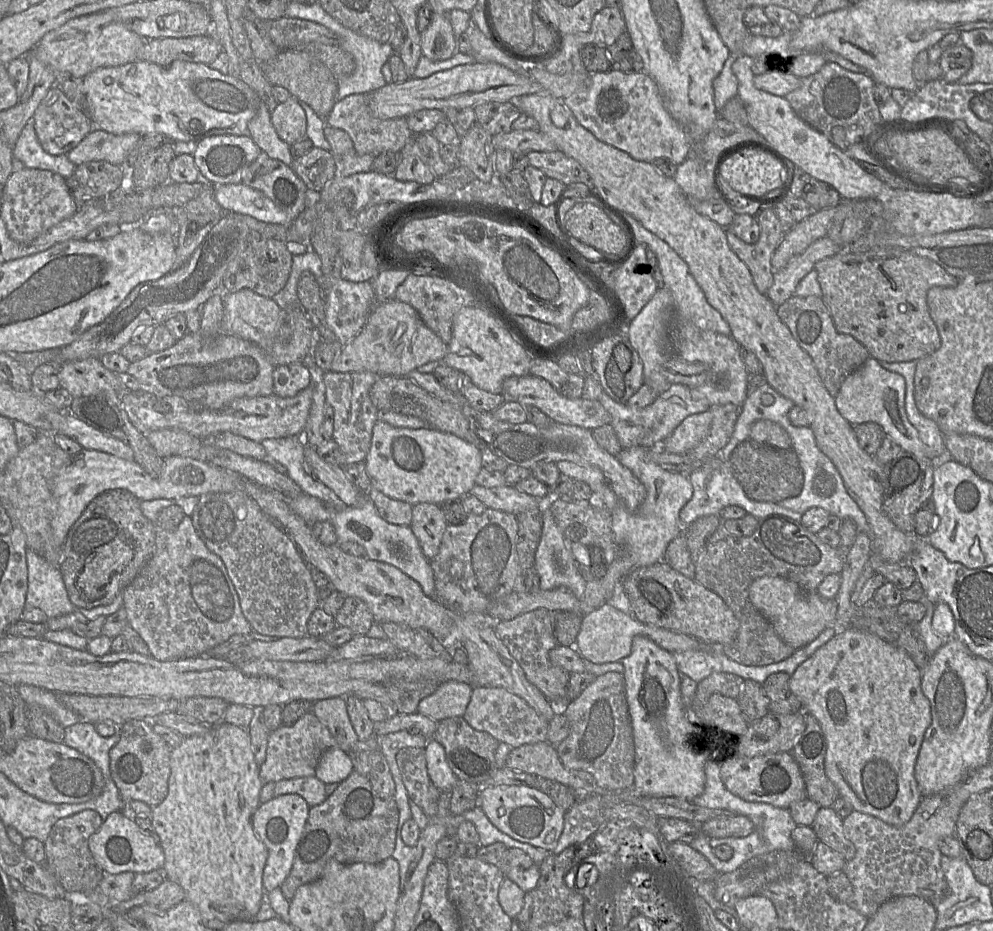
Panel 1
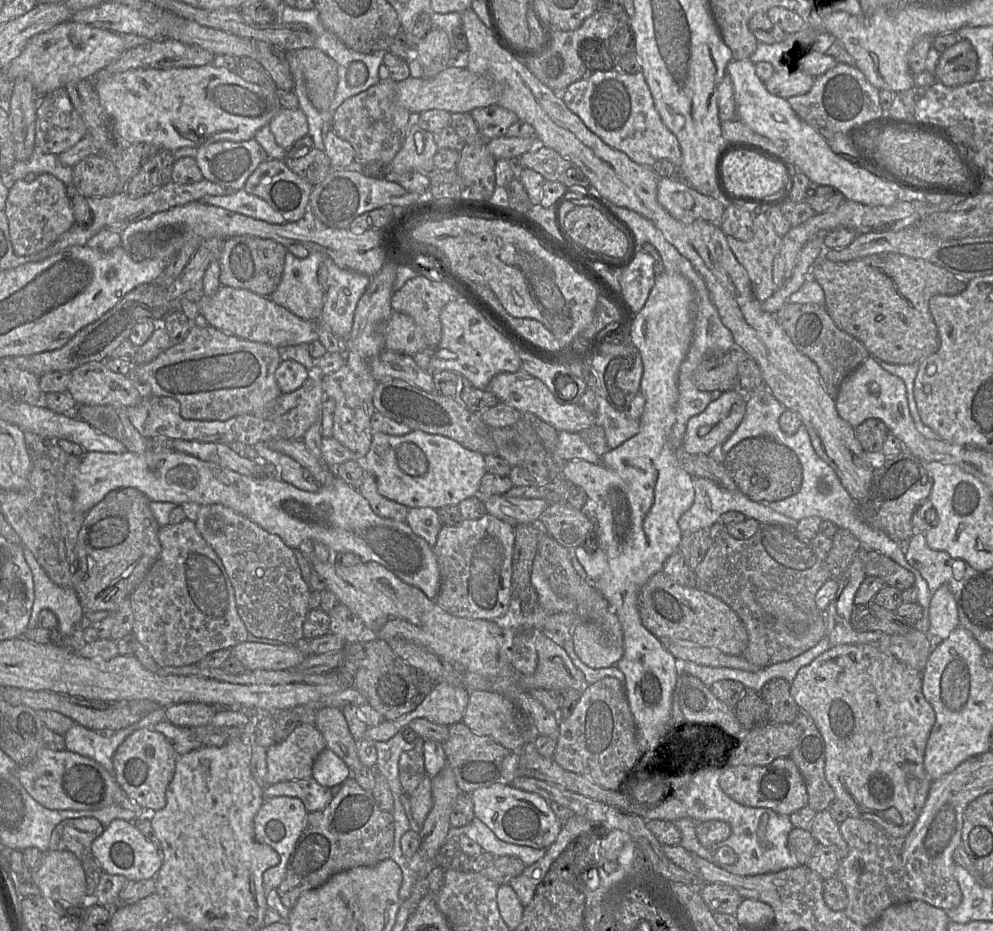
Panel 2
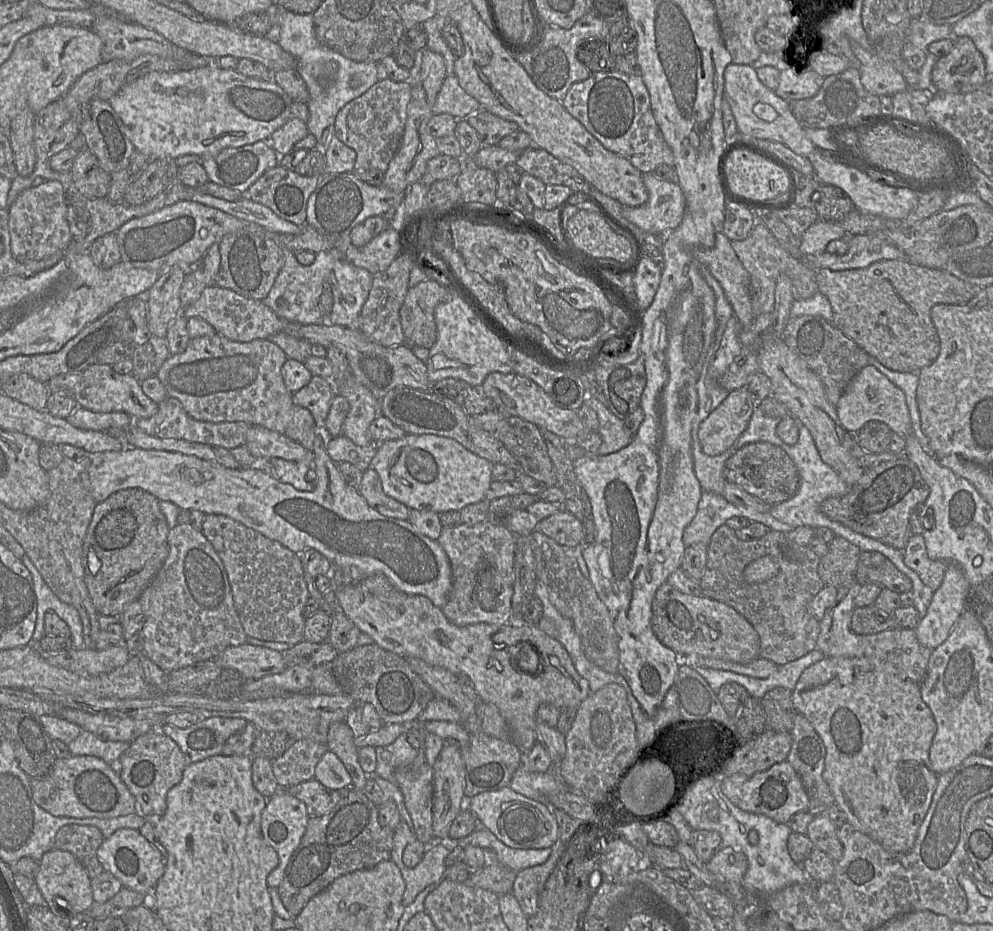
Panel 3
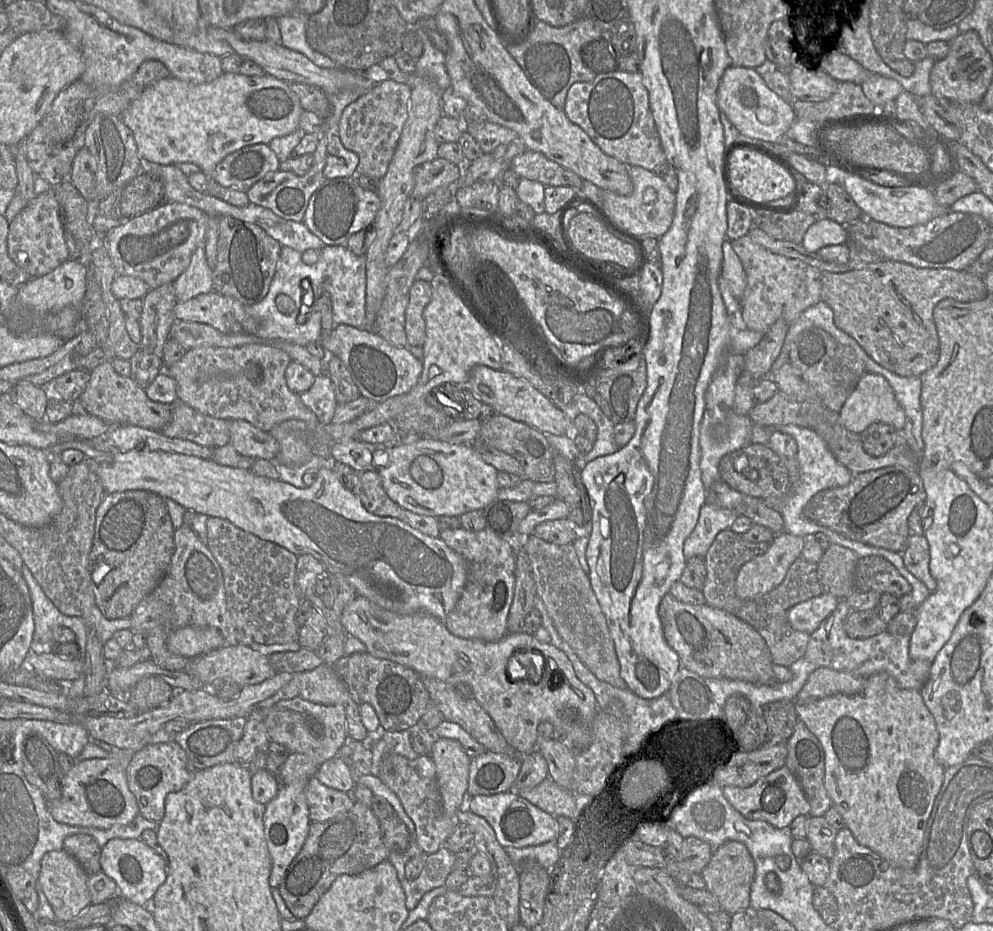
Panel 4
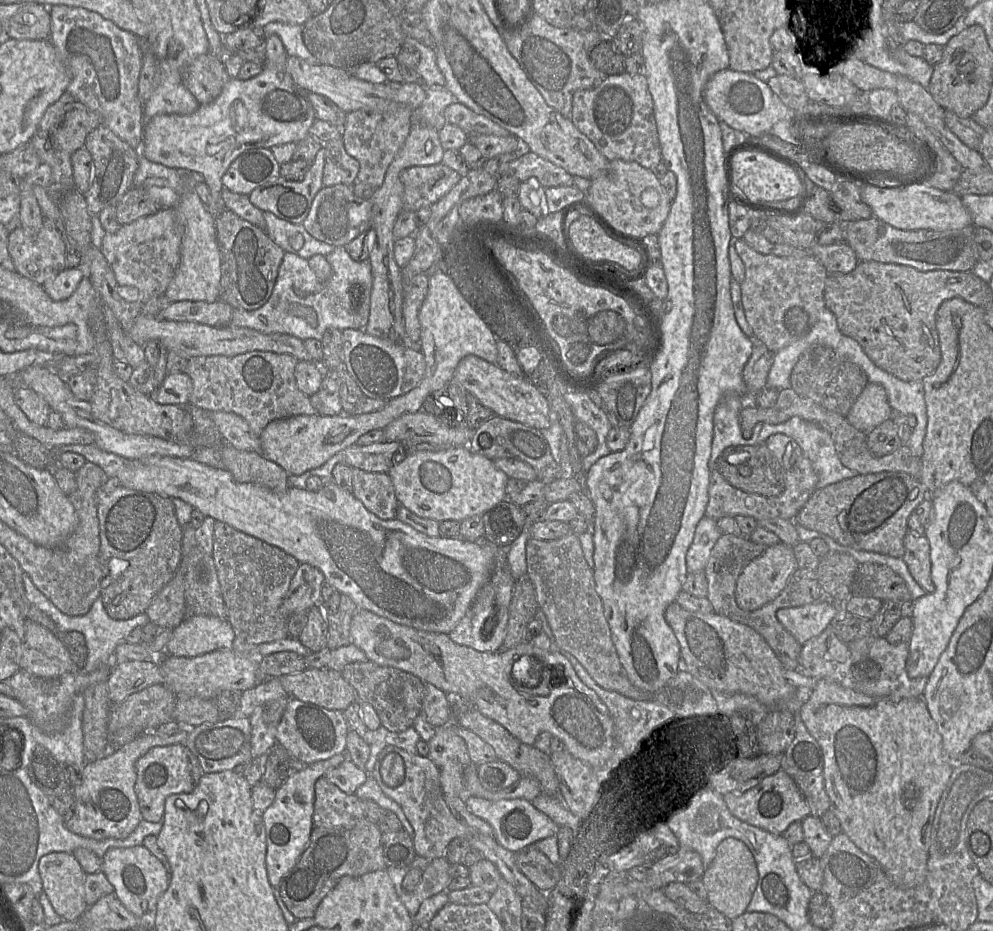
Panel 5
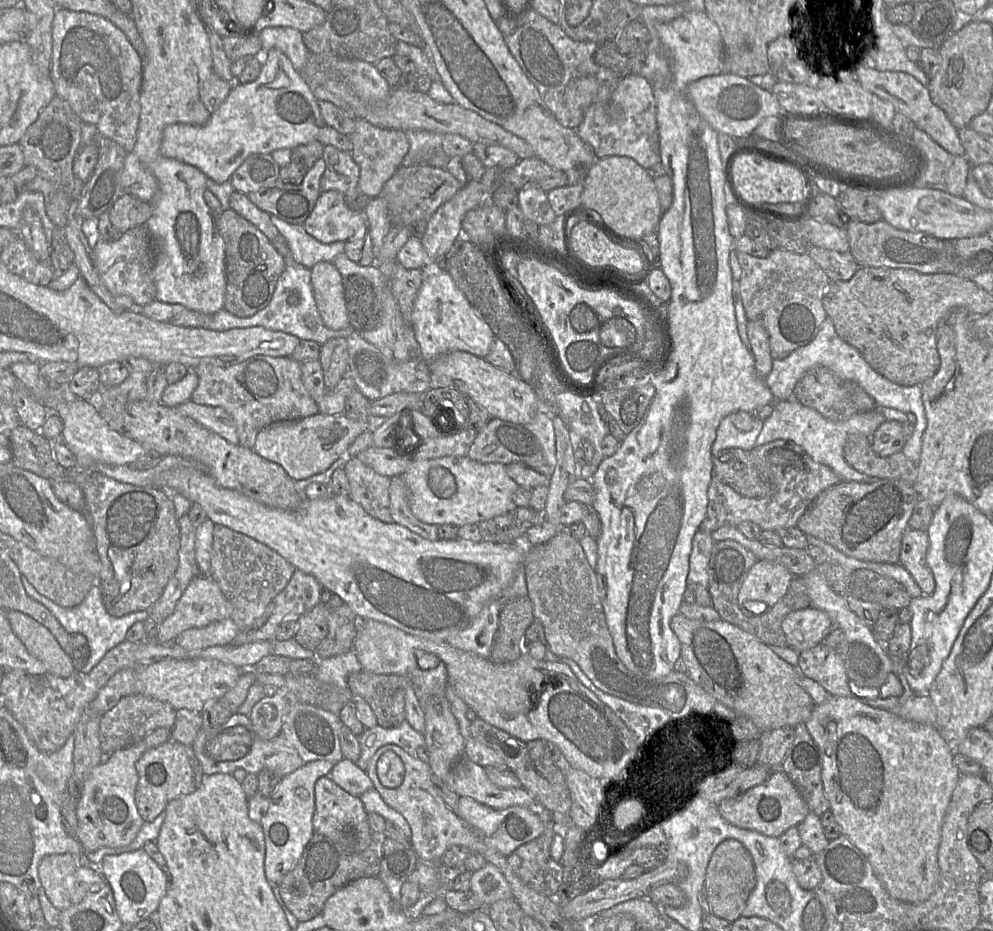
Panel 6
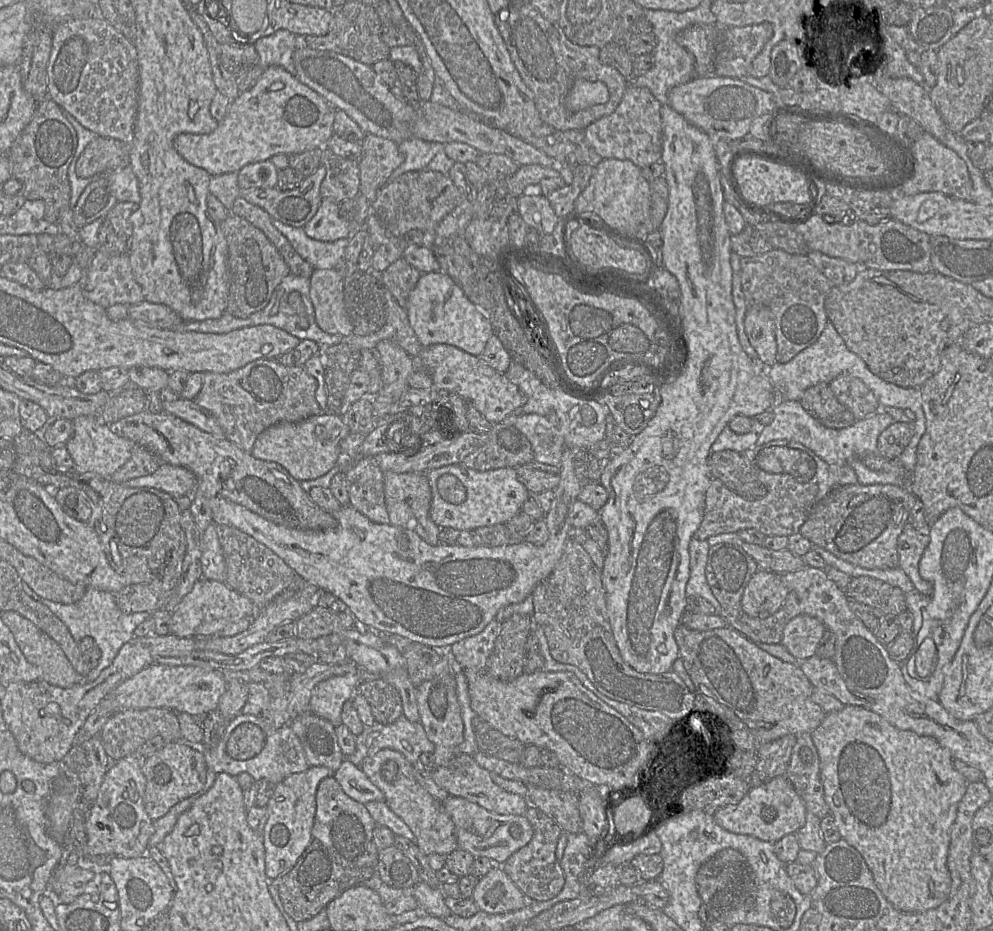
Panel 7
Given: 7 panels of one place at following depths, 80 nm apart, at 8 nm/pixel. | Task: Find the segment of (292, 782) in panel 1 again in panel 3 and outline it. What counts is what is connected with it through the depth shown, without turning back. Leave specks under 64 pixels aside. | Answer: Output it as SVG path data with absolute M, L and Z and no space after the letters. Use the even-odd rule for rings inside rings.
M315 778L282 789L305 803L309 817L328 814L347 792L328 789Z

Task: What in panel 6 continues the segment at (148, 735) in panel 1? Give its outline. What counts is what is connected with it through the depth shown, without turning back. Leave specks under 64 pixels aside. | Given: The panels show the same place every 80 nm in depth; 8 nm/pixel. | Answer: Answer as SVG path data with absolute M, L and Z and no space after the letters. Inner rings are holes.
M172 740L148 749L138 759L136 770L138 782L135 802L140 816L146 822L154 821L165 811L171 800L195 792L200 787L204 775L192 747Z

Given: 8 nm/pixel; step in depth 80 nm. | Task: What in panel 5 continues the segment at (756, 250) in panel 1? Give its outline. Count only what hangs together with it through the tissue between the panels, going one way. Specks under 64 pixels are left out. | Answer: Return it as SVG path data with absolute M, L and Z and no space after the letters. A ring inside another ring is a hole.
M742 238L733 243L744 264L741 300L748 324L769 351L778 352L783 347L806 335L826 307L824 288L828 272L811 253L804 256L776 256L761 254Z

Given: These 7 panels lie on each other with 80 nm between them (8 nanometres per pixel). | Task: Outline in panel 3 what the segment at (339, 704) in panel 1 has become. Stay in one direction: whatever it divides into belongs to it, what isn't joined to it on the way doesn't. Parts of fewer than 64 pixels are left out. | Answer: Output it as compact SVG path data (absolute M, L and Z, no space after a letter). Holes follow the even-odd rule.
M346 721L333 723L327 736L328 749L334 752L342 761L352 778L352 786L363 791L367 774L363 771L358 760L358 748L355 738Z

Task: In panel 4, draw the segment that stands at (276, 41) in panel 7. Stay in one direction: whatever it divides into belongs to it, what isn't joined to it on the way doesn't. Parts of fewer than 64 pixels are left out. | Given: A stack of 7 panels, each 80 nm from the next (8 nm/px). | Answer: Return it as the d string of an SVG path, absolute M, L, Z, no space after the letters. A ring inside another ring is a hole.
M295 13L277 18L281 32L281 45L287 49L303 54L320 68L338 68L334 61L313 50L308 44L306 40L307 17Z

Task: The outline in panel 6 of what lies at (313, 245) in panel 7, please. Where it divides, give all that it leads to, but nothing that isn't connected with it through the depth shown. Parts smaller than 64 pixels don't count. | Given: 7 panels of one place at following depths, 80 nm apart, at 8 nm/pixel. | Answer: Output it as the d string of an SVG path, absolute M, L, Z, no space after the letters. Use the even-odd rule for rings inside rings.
M270 215L270 220L286 239L294 261L309 269L321 261L332 262L344 251L344 241L324 244L309 235L303 225L289 224L274 215Z

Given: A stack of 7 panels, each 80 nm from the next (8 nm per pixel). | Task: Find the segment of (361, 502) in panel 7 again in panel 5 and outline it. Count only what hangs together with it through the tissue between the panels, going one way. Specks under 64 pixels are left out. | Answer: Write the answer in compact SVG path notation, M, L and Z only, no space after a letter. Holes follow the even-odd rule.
M352 468L353 495L368 511L382 520L396 518L398 506L393 482L388 473Z

